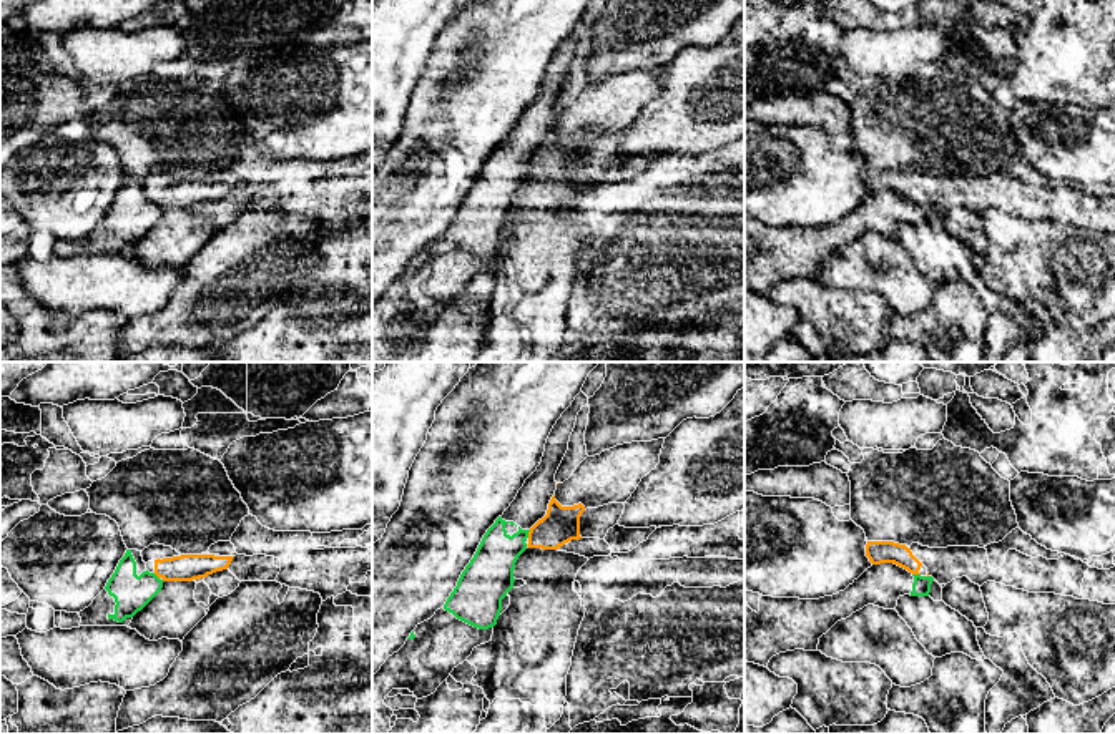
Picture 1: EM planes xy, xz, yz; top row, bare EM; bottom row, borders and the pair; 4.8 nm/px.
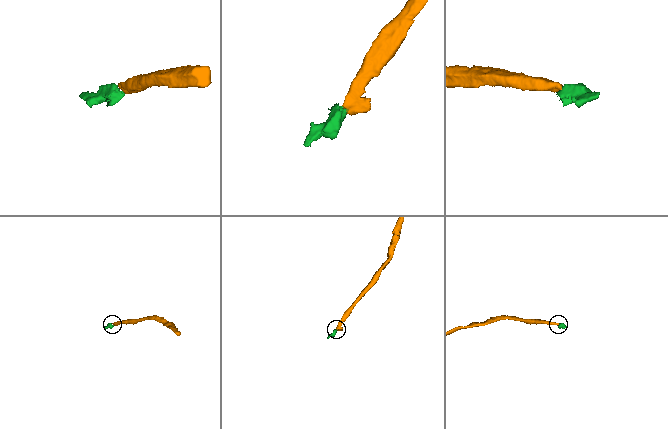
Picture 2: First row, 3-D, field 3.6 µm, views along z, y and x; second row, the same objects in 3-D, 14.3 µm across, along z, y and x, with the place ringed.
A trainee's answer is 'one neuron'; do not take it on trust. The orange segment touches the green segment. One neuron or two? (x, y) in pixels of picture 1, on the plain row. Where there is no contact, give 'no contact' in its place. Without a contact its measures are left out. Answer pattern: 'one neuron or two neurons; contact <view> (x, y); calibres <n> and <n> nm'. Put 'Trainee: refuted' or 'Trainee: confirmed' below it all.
two neurons; contact xz (529, 161); calibres 180 and 220 nm
Trainee: refuted

